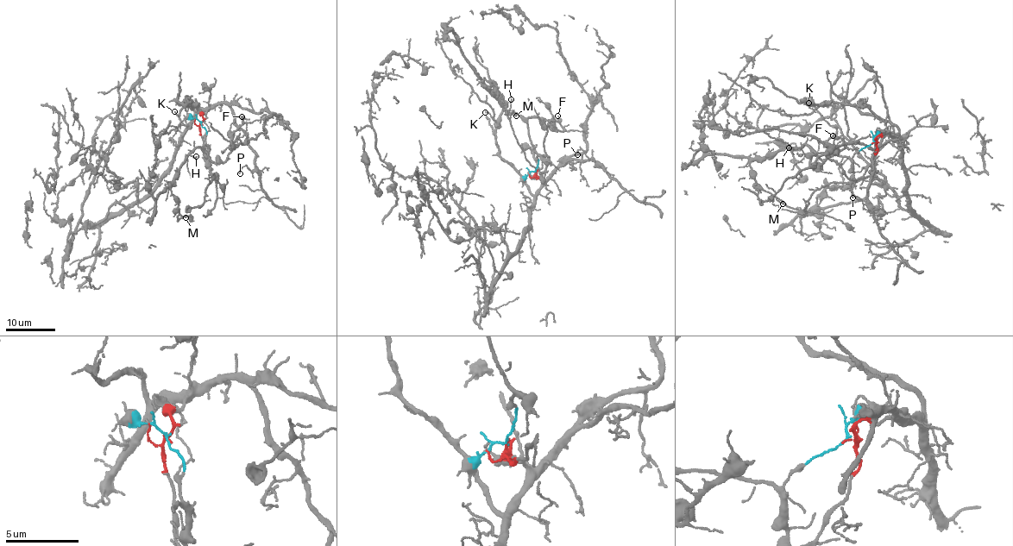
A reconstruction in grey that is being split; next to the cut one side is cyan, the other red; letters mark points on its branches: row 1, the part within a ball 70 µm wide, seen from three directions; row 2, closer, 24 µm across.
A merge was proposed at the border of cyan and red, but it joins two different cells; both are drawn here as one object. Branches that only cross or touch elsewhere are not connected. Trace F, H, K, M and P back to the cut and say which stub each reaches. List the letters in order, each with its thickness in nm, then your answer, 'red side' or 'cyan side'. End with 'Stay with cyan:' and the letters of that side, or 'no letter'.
F: 320 nm | cyan side
H: 120 nm | cyan side
K: 120 nm | red side
M: 120 nm | cyan side
P: 120 nm | red side
Stay with cyan: F, H, M

